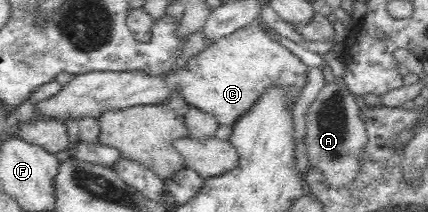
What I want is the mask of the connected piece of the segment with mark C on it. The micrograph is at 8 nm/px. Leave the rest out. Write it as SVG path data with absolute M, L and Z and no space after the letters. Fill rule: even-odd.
M259 23L240 27L228 36L213 40L185 66L165 75L149 75L141 71L92 71L76 75L57 95L37 101L37 116L57 118L66 122L69 117L98 117L109 110L131 106L162 104L171 93L180 91L189 106L216 117L218 124L231 127L243 114L252 109L265 90L281 86L285 90L286 107L291 110L301 89L307 83L308 67L295 54L271 39Z

